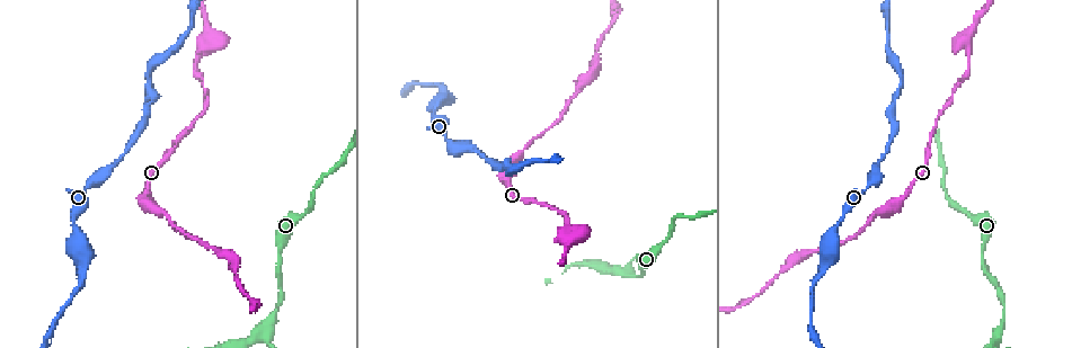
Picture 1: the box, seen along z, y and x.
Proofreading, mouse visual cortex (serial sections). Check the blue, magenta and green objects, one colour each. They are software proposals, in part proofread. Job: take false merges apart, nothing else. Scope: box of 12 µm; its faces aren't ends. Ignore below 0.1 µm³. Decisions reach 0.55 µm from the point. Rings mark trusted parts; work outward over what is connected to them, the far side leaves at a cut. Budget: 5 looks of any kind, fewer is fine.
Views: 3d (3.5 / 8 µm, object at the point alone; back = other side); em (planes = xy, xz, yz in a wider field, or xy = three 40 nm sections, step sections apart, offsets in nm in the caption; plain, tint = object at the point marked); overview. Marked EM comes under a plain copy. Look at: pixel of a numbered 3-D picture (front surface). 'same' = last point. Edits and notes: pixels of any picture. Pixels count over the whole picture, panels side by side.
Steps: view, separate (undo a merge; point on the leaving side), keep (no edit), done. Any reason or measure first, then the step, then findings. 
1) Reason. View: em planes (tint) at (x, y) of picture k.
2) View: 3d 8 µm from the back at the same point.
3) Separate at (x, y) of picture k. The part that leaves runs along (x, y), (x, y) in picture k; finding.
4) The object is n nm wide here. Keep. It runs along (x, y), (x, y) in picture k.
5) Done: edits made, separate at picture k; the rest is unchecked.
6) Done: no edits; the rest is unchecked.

Calibre changes. View: 3d 3.5 µm at (810, 254) of picture 1.

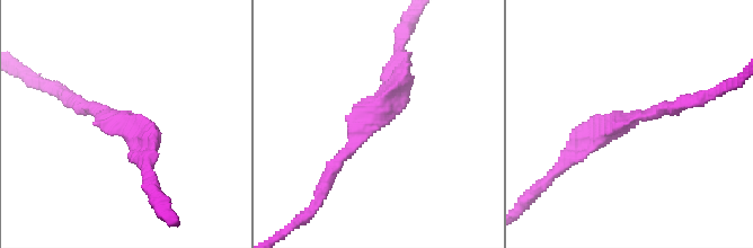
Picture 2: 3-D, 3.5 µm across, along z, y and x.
The arms are 150, 300 nm wide. View: em xy step 3 (tint) at (117, 119) of picture 2.

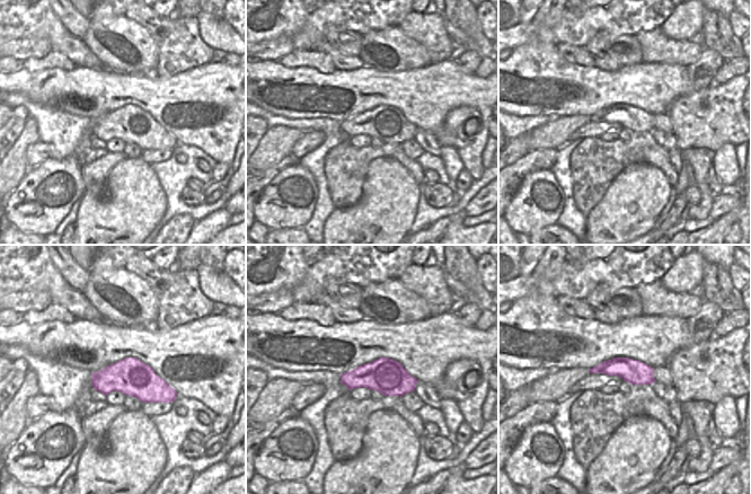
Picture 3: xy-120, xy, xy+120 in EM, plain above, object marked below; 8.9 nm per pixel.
Keep. It runs along (329, 175), (402, 82), (398, 65) in picture 2; all the same cell.

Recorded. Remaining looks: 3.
Thick turns thin. View: 3d 8 µm from the back at (825, 266) of picture 1.

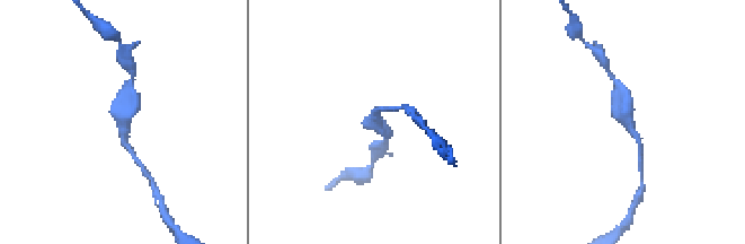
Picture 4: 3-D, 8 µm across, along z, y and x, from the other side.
View: 3d 3.5 µm at (627, 123) of picture 4.

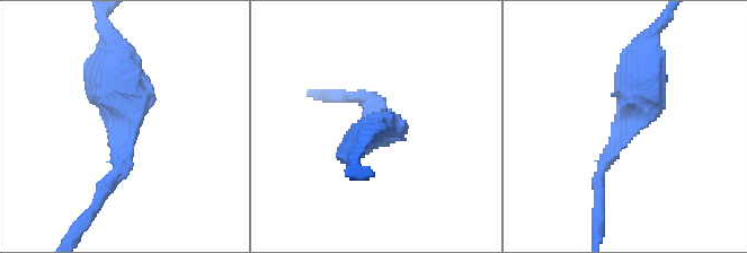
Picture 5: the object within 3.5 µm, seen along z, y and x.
The arms are 200, 350 nm wide. View: em xy step 3 (tint) at (626, 125) of picture 5.

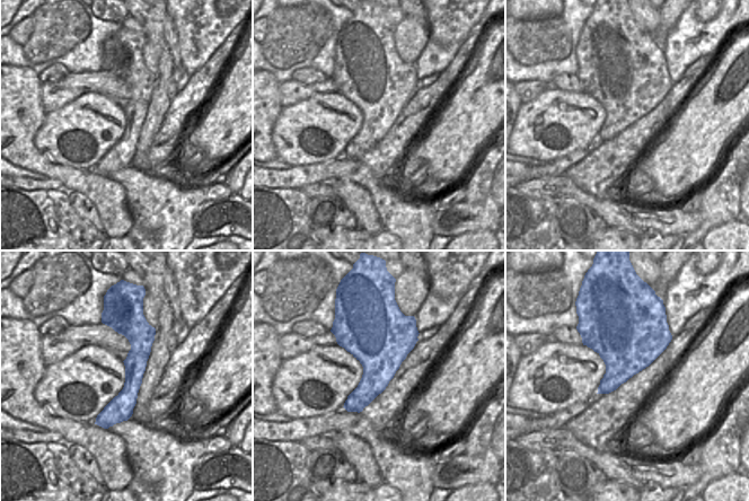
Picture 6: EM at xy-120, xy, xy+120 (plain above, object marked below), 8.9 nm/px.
Keep. It runs along (120, 319), (135, 335), (133, 381), (104, 424) in picture 6; continuous, no second cell.

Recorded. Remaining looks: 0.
Done: no edits; the rest is unchecked.

